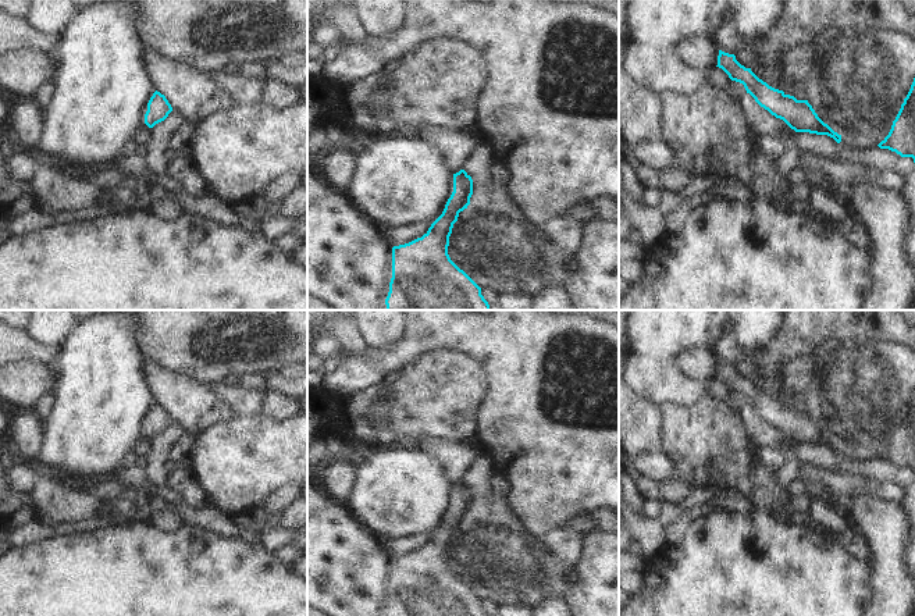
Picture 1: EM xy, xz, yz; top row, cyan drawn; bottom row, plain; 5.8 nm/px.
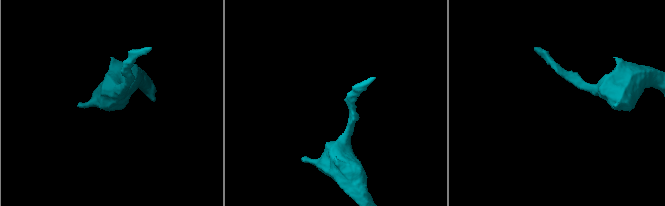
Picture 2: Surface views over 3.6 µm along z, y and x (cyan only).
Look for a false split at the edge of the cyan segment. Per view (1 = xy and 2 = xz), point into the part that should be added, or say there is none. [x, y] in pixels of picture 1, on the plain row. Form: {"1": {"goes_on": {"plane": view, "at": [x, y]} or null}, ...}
{"1": {"goes_on": null}, "2": {"goes_on": null}}

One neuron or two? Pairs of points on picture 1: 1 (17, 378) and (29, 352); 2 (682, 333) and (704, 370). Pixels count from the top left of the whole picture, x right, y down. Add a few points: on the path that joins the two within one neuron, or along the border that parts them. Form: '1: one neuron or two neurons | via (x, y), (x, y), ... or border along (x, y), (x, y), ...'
1: two neurons | border along (14, 362), (38, 362), (46, 367)
2: two neurons | border along (707, 344), (683, 352), (675, 365)

